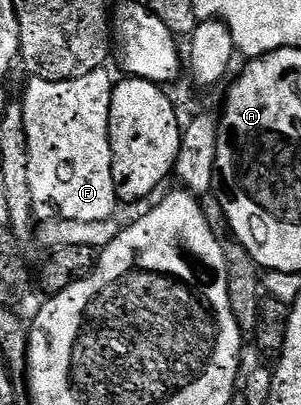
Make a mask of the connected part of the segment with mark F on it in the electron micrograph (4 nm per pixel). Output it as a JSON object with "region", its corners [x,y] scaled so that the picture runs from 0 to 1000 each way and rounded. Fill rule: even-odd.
{"region":[[[339,165],[233,200],[146,200],[96,190],[76,257],[90,323],[90,452],[103,462],[113,528],[136,546],[173,536],[262,541],[276,551],[359,546],[379,533],[375,514],[395,506],[375,449],[375,385],[362,351],[362,277],[382,207],[362,193],[359,168]]]}

